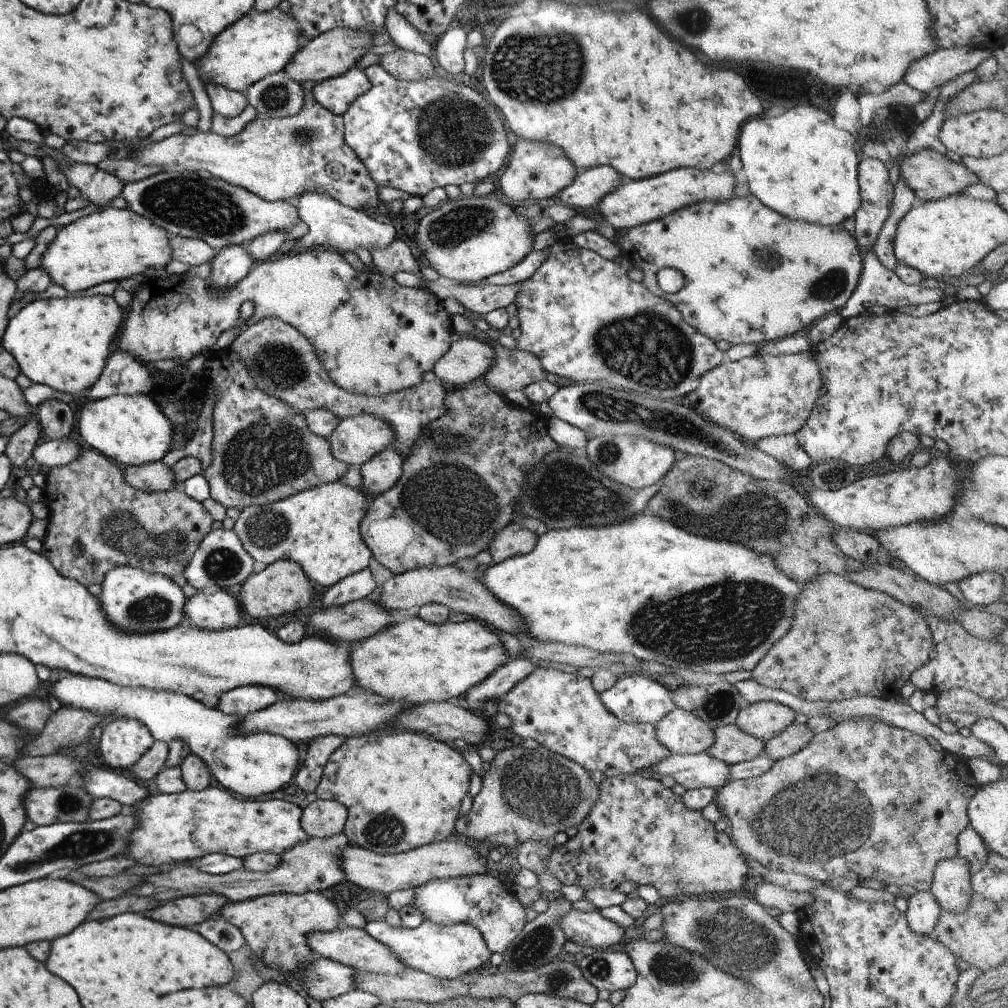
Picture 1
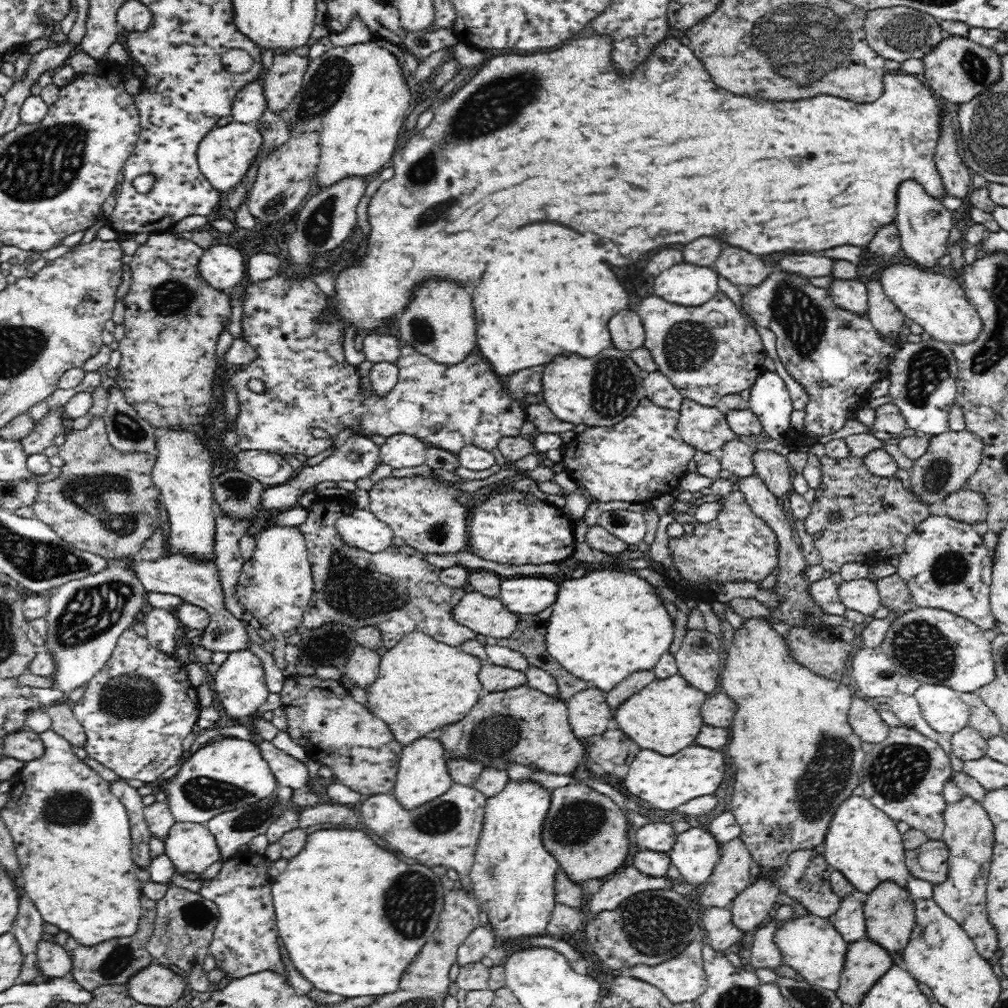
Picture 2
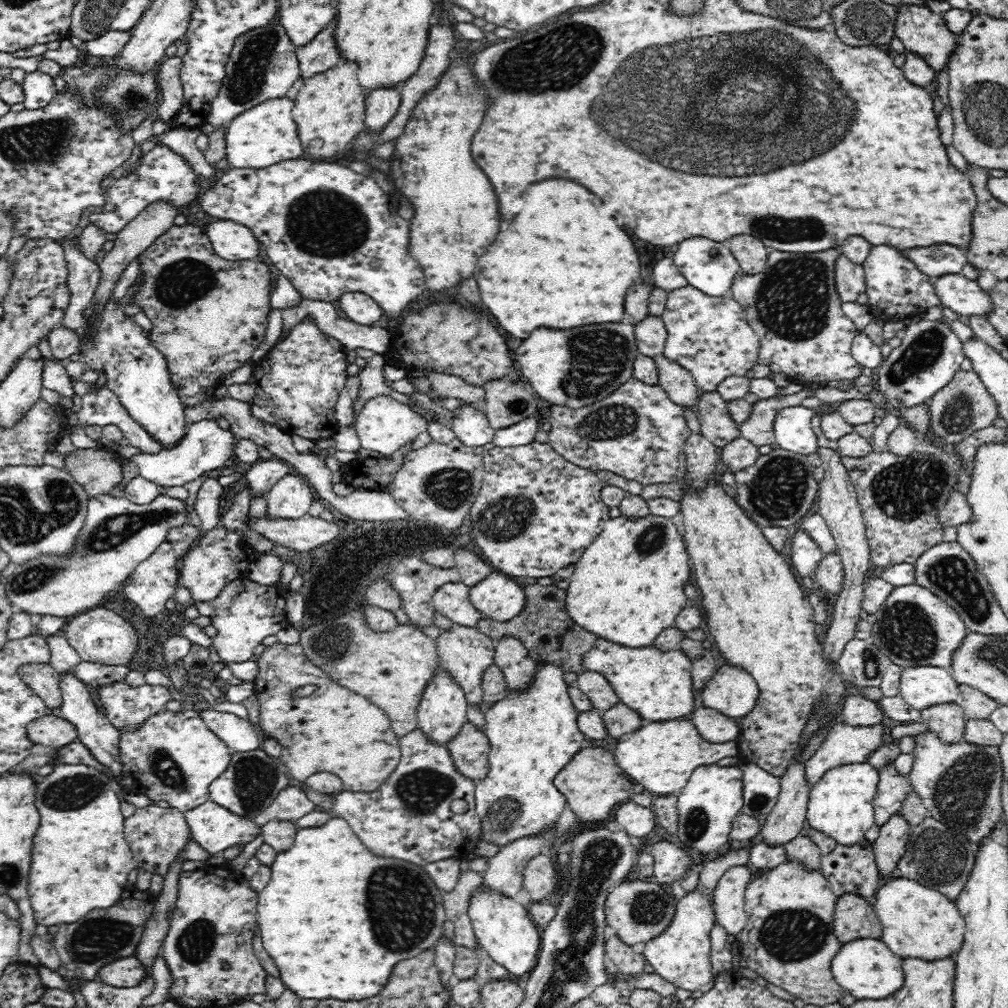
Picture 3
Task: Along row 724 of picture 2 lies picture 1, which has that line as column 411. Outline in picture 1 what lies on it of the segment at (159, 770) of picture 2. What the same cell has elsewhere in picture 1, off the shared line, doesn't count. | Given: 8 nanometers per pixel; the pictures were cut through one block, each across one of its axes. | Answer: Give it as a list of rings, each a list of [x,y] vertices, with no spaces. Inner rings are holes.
[[[378,64],[365,69],[370,80],[366,93],[353,100],[342,114],[345,144],[363,161],[369,176],[380,187],[389,186],[422,197],[437,186],[463,182],[479,182],[495,174],[508,155],[509,142],[503,131],[499,112],[479,92],[458,80],[433,76],[417,81],[399,80],[385,72]]]

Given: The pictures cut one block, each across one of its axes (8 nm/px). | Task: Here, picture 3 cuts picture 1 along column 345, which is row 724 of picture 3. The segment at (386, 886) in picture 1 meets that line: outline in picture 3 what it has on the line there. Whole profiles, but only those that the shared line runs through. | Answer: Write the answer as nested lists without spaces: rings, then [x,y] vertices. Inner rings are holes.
[[[862,695],[846,696],[841,706],[844,721],[850,726],[870,728],[876,724],[886,723],[884,713],[878,709],[876,701],[866,699]]]

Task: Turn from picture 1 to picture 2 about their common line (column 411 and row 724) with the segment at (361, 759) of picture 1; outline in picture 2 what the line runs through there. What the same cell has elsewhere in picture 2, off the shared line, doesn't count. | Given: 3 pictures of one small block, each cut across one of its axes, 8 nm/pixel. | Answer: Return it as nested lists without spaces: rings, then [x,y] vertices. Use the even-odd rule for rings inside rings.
[[[752,618],[744,620],[743,627],[736,631],[735,641],[728,649],[727,665],[720,680],[720,686],[724,692],[737,704],[736,714],[729,729],[730,744],[726,750],[730,752],[730,758],[736,766],[734,772],[734,792],[732,792],[732,802],[730,802],[730,812],[733,813],[741,828],[739,838],[744,846],[749,850],[751,857],[758,866],[768,870],[778,871],[790,858],[792,852],[800,850],[814,850],[822,844],[828,834],[830,822],[834,818],[837,809],[852,796],[852,792],[861,784],[861,770],[865,760],[865,752],[860,746],[862,741],[851,729],[847,721],[847,714],[852,702],[850,690],[840,682],[834,682],[827,678],[812,675],[808,669],[792,661],[783,637],[780,637],[776,631],[770,628],[771,622],[766,618]]]

